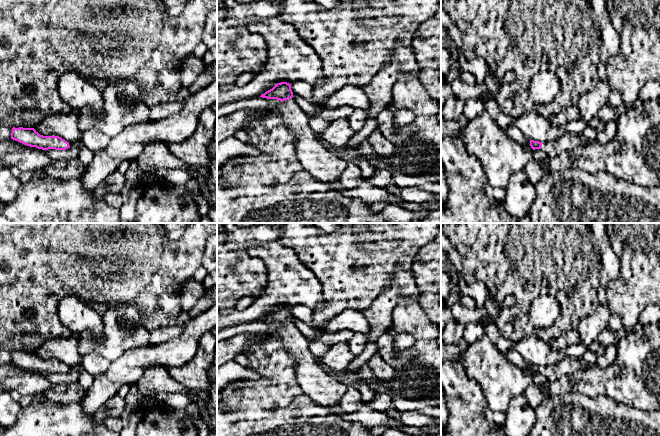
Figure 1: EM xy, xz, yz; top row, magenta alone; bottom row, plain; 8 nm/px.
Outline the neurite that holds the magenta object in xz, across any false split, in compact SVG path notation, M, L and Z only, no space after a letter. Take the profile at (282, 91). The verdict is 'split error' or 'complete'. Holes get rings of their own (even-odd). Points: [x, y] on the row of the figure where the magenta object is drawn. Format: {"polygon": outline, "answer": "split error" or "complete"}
{"polygon": "M277 83L260 97L278 100L271 111L279 114L285 126L295 135L296 155L303 169L320 182L341 184L341 175L348 162L327 150L311 129L309 116L292 98L291 84Z", "answer": "split error"}

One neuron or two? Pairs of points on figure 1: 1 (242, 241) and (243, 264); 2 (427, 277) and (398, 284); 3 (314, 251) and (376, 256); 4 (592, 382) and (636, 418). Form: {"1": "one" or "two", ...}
{"1": "two", "2": "two", "3": "one", "4": "two"}

